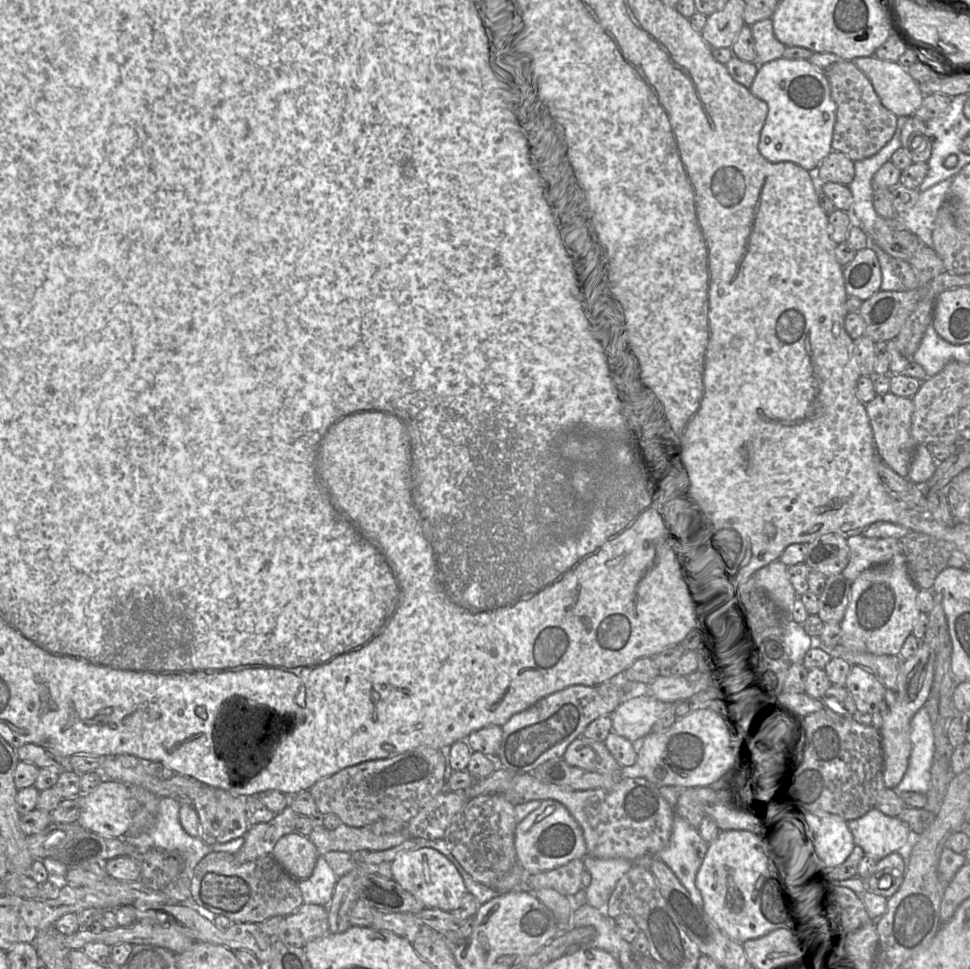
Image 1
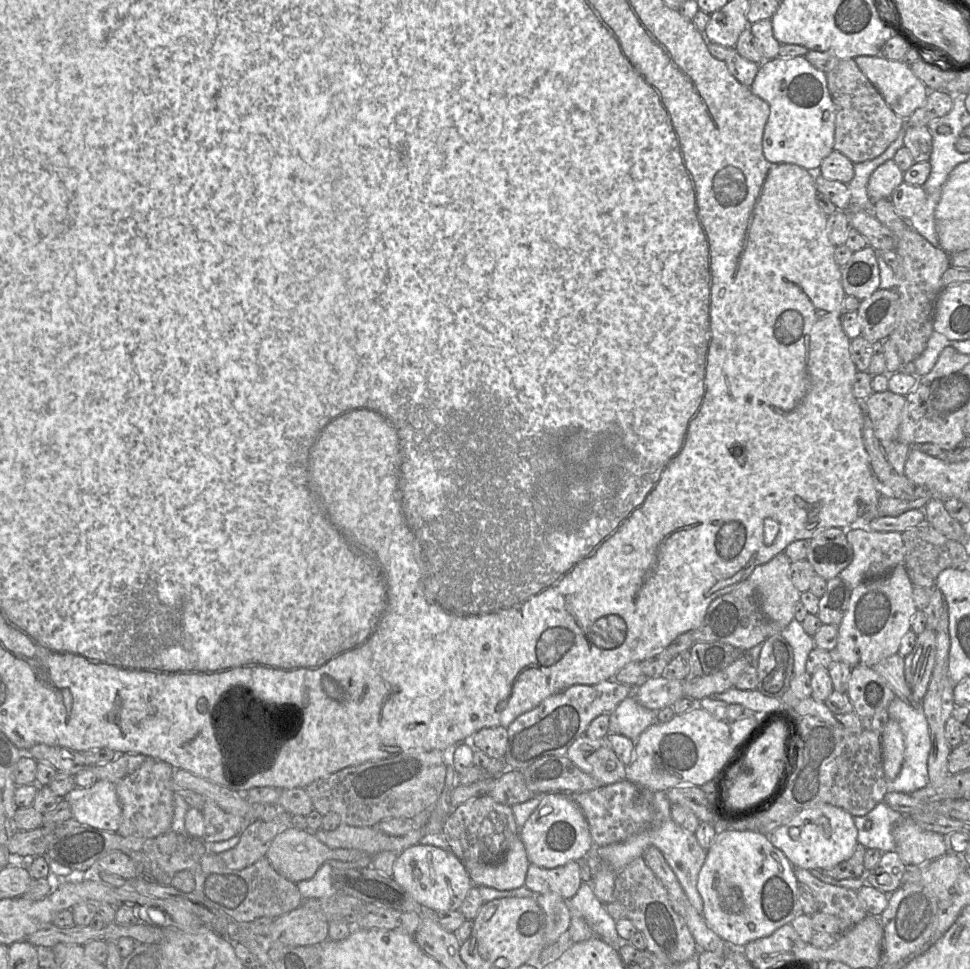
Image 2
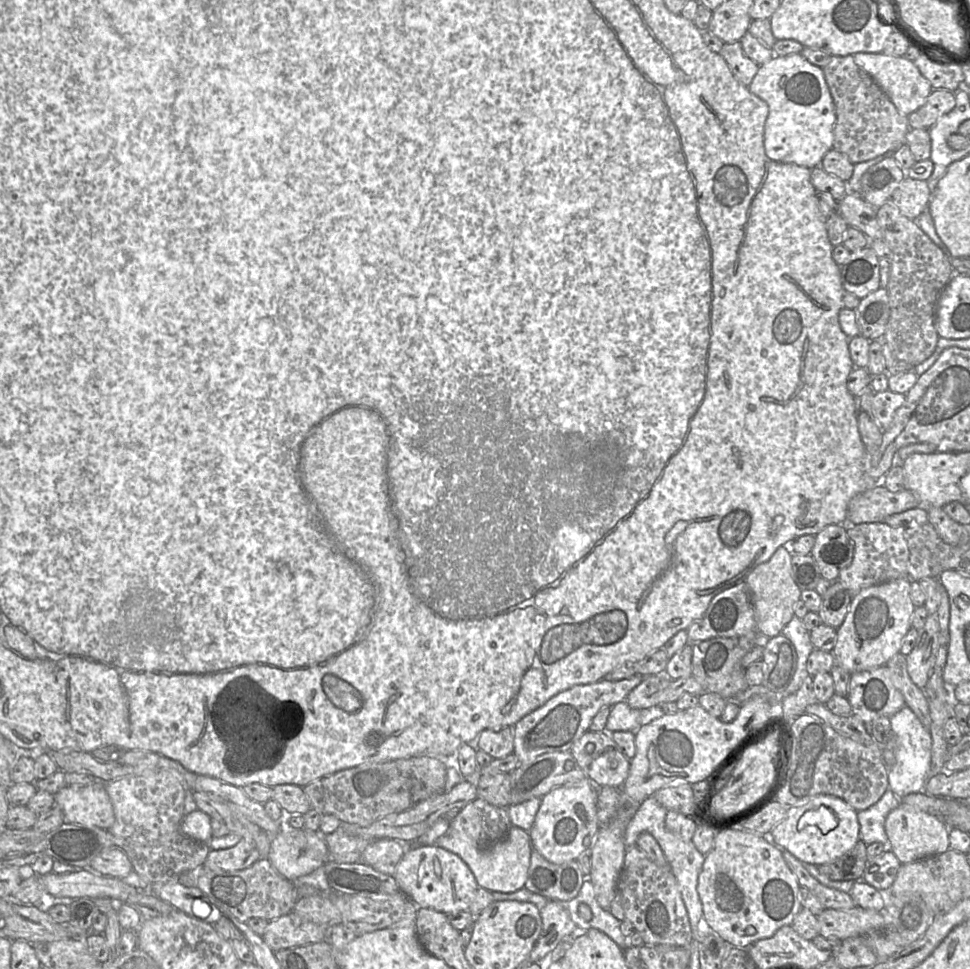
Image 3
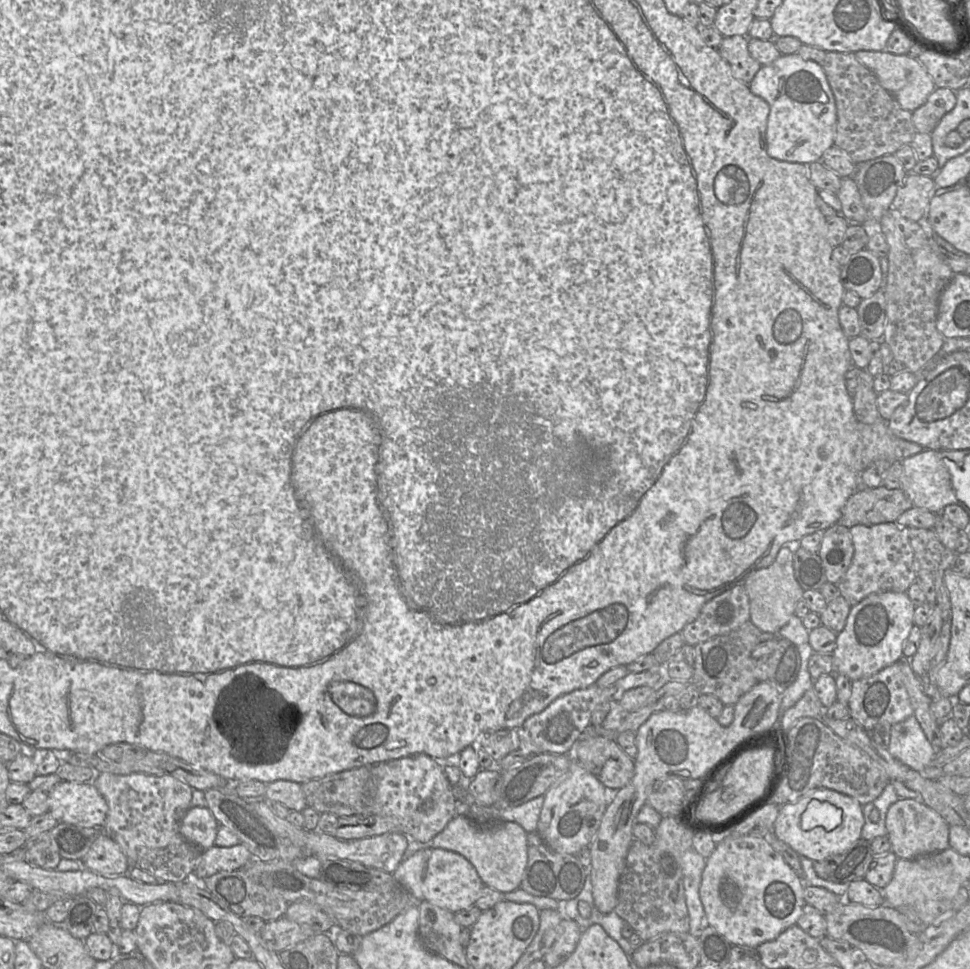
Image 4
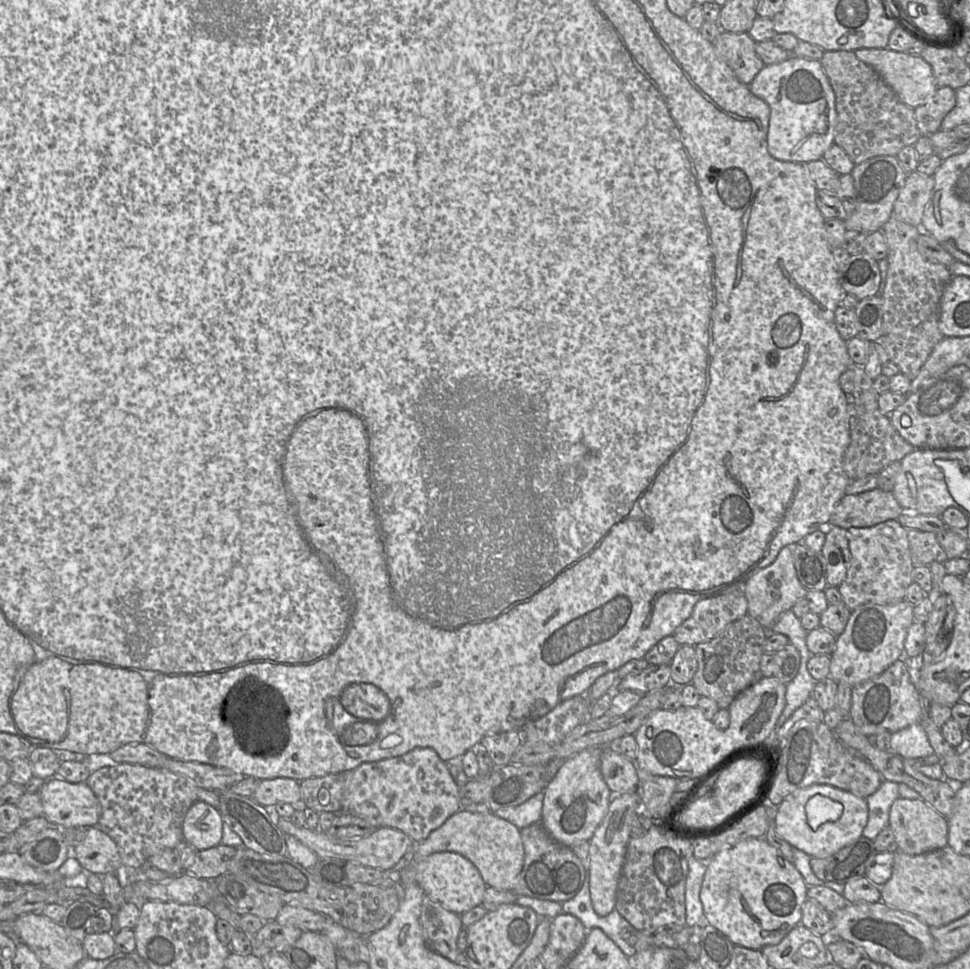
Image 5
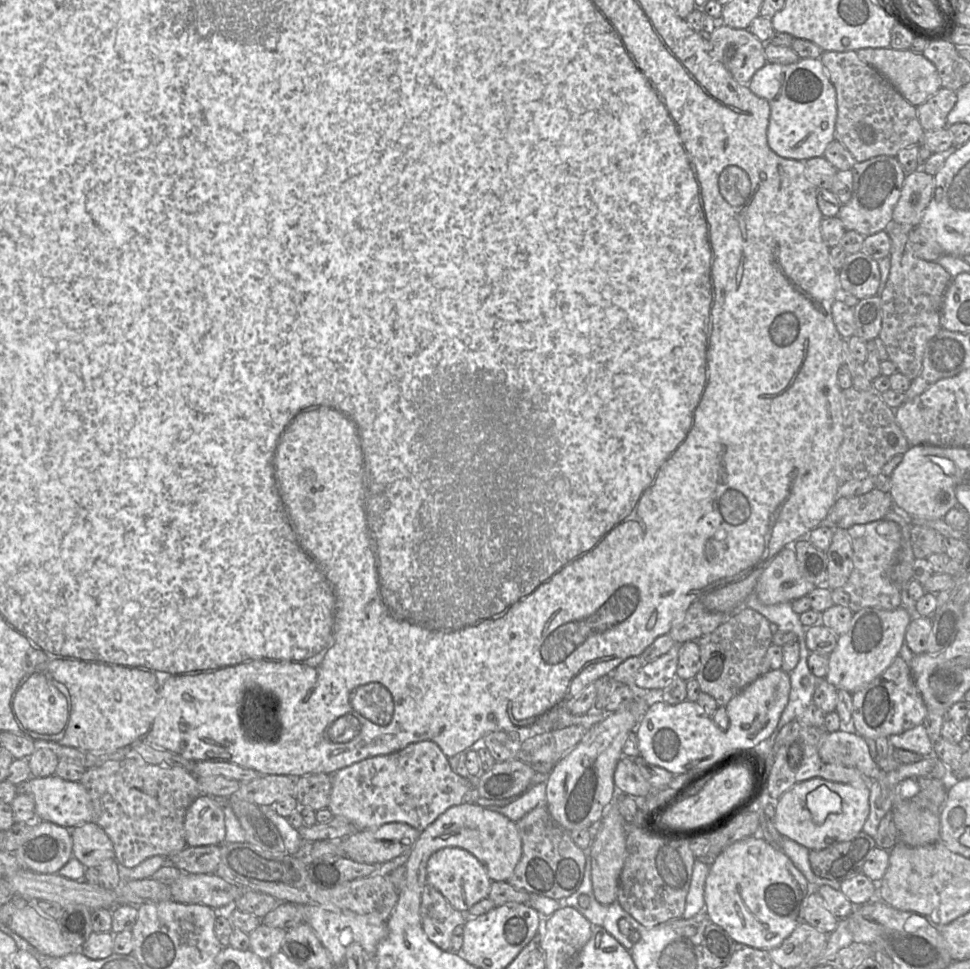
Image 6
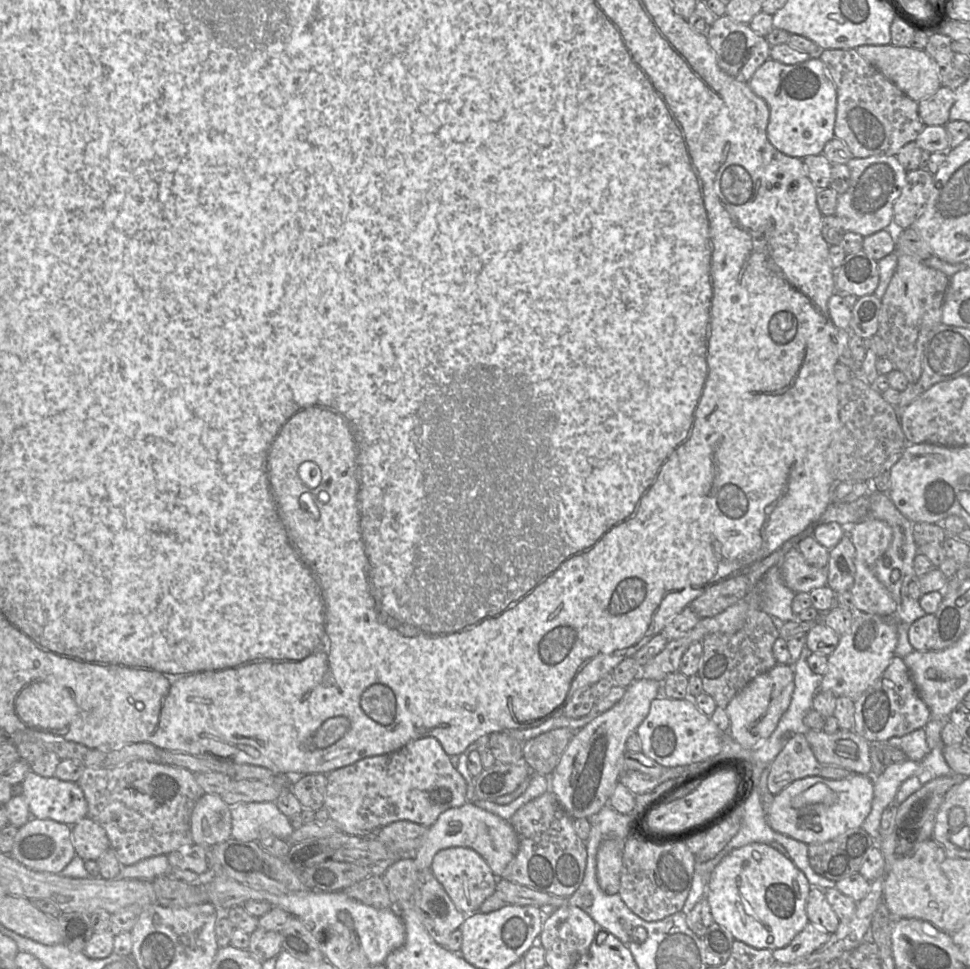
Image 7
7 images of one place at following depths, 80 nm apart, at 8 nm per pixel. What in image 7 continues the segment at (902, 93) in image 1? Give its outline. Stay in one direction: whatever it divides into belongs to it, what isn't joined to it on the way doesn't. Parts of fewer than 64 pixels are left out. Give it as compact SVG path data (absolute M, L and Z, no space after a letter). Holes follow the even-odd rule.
M891 43L887 45L861 45L855 49L861 57L916 102L934 94L941 86L937 63L924 49L914 49L910 46L897 47Z

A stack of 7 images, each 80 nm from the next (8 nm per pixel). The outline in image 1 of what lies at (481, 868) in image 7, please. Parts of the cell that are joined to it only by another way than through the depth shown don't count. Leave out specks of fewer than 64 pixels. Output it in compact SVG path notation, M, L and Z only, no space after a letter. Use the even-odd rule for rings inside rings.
M432 848L399 853L391 862L391 870L392 879L422 902L426 908L451 912L459 907L463 896L467 893L464 881L454 864Z

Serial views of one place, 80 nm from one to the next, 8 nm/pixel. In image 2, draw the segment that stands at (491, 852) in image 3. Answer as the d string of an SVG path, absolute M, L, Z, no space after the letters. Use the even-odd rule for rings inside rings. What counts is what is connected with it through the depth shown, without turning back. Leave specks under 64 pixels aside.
M518 836L505 858L498 864L476 861L465 861L463 864L475 886L505 891L525 886L529 863L525 846Z

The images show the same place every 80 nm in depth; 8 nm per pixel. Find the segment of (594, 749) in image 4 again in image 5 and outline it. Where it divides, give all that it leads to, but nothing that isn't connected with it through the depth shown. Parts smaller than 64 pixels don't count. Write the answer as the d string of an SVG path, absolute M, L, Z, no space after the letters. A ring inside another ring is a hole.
M617 743L603 748L600 759L601 775L612 792L635 792L638 774L634 763L618 751Z

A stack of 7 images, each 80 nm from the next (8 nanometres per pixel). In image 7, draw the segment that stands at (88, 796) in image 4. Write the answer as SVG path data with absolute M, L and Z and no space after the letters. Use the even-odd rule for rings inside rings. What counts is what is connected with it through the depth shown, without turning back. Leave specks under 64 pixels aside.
M32 770L21 783L32 818L50 819L69 826L87 817L88 805L77 782L43 777Z

